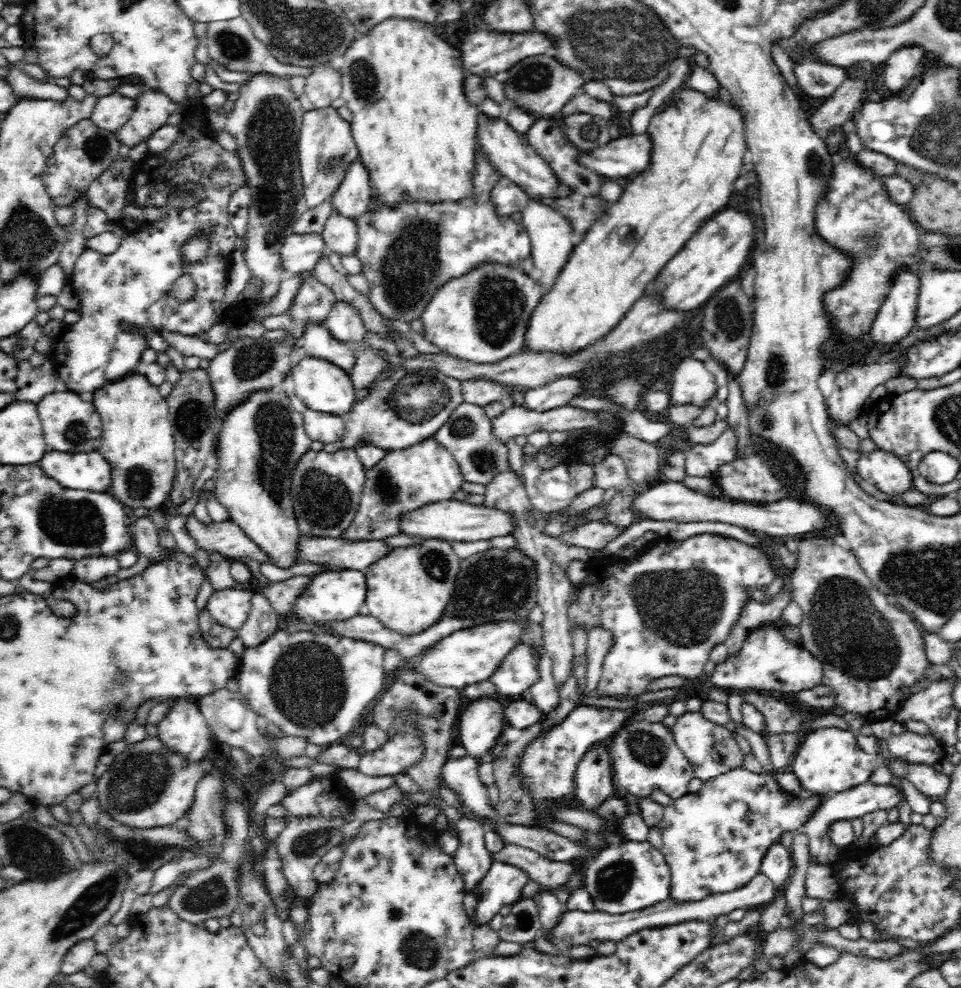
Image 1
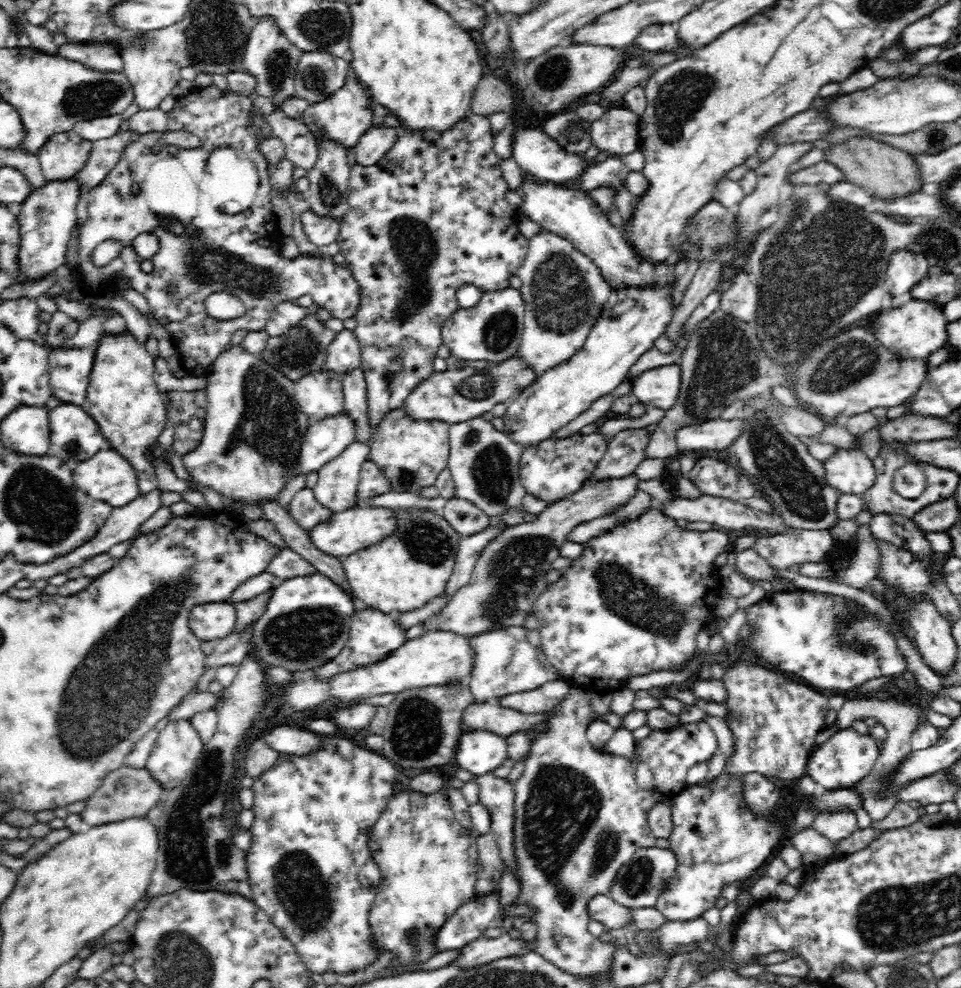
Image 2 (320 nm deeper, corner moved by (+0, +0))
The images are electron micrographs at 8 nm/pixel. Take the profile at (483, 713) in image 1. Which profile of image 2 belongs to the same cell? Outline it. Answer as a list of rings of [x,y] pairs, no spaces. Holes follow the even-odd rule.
[[[486,729],[464,731],[454,760],[471,774],[492,773],[507,759],[506,737]]]

